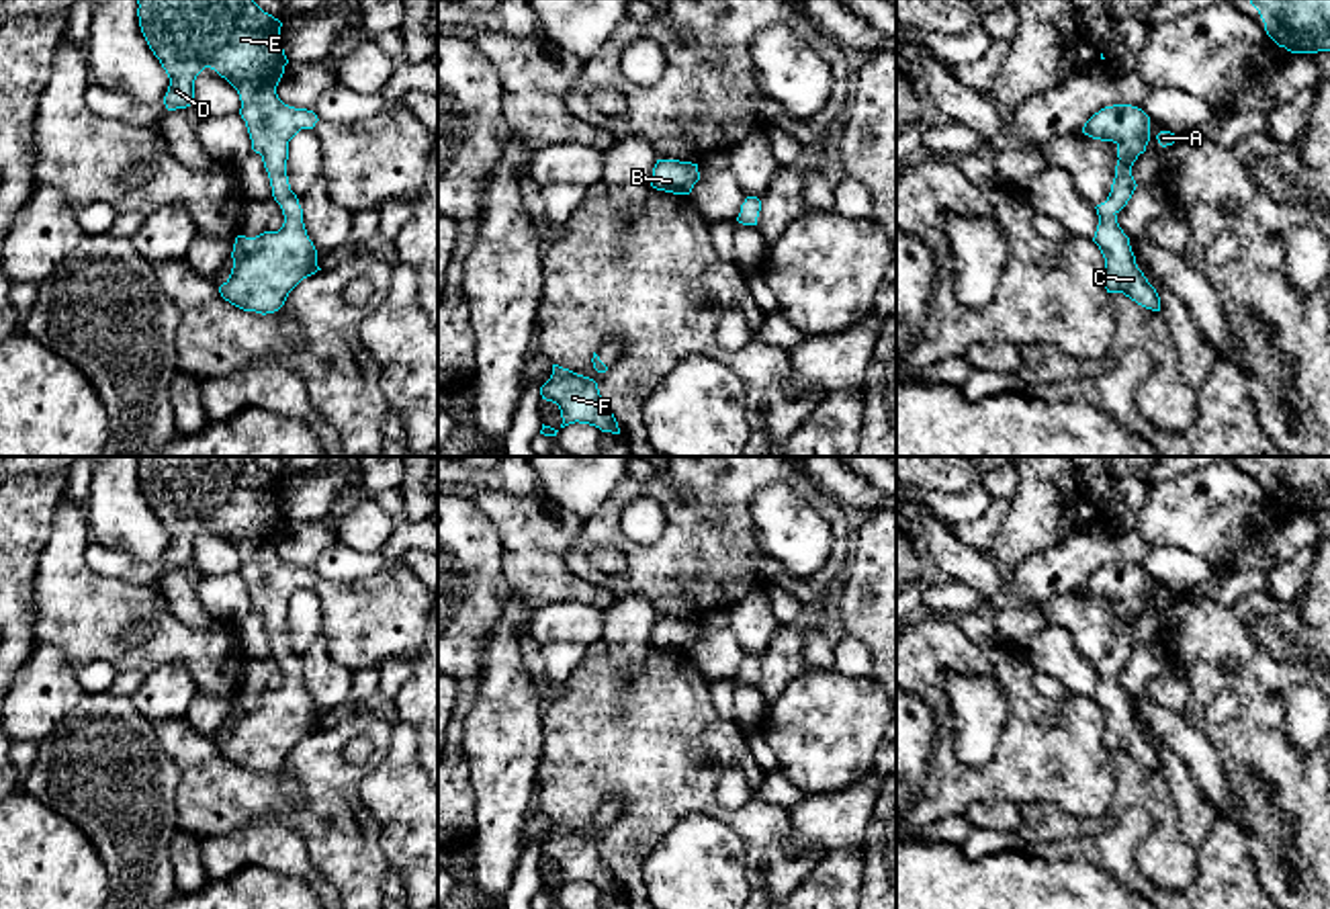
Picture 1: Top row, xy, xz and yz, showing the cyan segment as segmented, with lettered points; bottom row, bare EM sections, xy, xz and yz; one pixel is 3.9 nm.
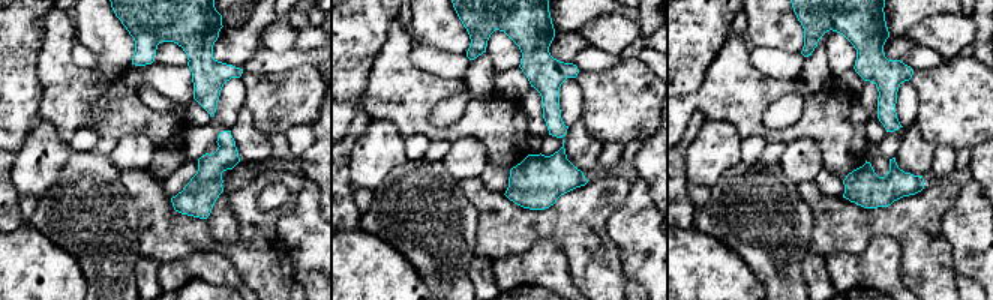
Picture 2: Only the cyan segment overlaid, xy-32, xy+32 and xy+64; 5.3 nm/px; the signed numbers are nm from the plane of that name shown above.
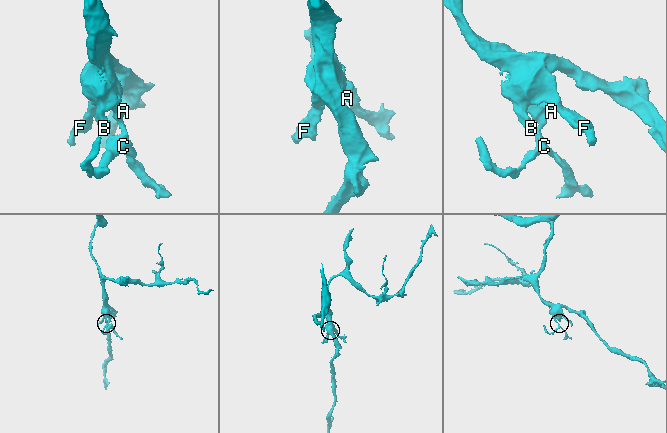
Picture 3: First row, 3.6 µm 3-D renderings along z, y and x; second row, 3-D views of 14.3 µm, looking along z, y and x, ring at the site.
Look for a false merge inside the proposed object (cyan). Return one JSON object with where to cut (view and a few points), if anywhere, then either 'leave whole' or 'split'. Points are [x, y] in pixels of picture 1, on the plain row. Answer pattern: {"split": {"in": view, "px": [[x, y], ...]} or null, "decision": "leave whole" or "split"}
{"split": null, "decision": "leave whole"}

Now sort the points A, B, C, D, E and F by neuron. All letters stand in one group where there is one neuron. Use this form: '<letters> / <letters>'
A B C D E F

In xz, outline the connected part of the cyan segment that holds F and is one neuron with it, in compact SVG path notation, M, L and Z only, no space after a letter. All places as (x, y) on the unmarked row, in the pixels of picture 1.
M552 823L550 837L540 846L540 854L561 868L563 882L589 882L602 891L620 893L618 880L604 862L597 841L569 827Z

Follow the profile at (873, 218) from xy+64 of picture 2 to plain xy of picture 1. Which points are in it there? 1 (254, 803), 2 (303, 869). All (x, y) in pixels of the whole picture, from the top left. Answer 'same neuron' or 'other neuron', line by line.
1: same neuron
2: other neuron

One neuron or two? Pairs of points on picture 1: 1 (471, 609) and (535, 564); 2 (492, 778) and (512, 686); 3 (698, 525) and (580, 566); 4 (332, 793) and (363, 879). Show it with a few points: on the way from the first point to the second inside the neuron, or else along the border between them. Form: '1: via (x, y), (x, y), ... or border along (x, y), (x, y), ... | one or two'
1: border along (498, 537), (500, 570), (510, 588) | two
2: via (504, 756), (506, 709) | one
3: via (670, 553), (641, 578), (608, 582) | one
4: via (332, 813), (350, 858) | one

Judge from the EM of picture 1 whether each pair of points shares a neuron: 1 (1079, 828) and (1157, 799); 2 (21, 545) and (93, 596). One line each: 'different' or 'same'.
1: same
2: different

